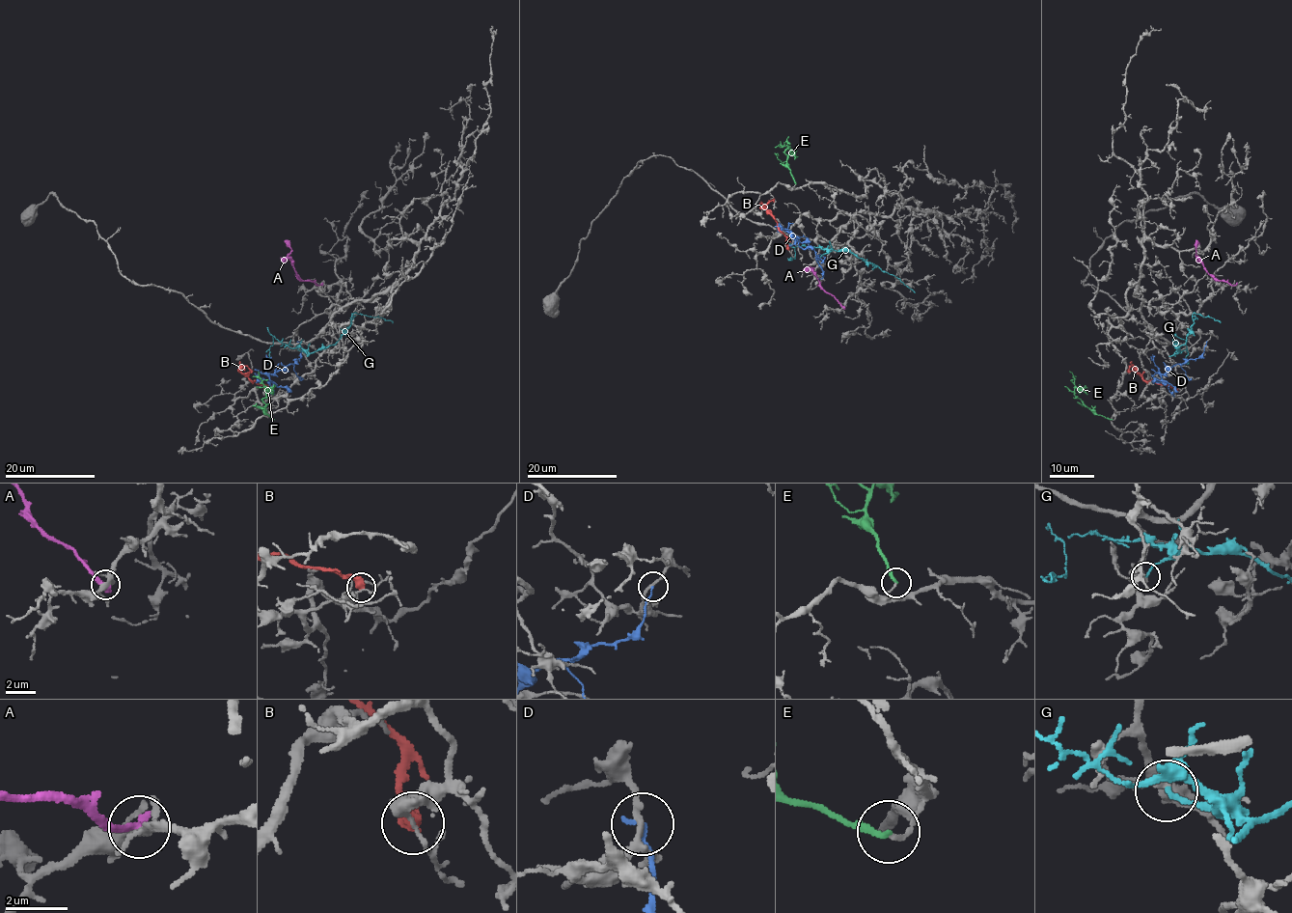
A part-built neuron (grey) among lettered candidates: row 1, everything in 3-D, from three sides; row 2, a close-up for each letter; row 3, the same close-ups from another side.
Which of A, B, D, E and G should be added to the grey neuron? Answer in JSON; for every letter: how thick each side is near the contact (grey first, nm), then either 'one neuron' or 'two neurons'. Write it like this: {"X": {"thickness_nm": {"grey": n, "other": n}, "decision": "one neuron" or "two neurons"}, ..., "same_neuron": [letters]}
{"A": {"thickness_nm": {"grey": 280, "other": 340}, "decision": "two neurons"}, "B": {"thickness_nm": {"grey": 280, "other": 500}, "decision": "two neurons"}, "D": {"thickness_nm": {"grey": 180, "other": 130}, "decision": "two neurons"}, "E": {"thickness_nm": {"grey": 130, "other": 220}, "decision": "two neurons"}, "G": {"thickness_nm": {"grey": 140, "other": 140}, "decision": "two neurons"}, "same_neuron": []}

